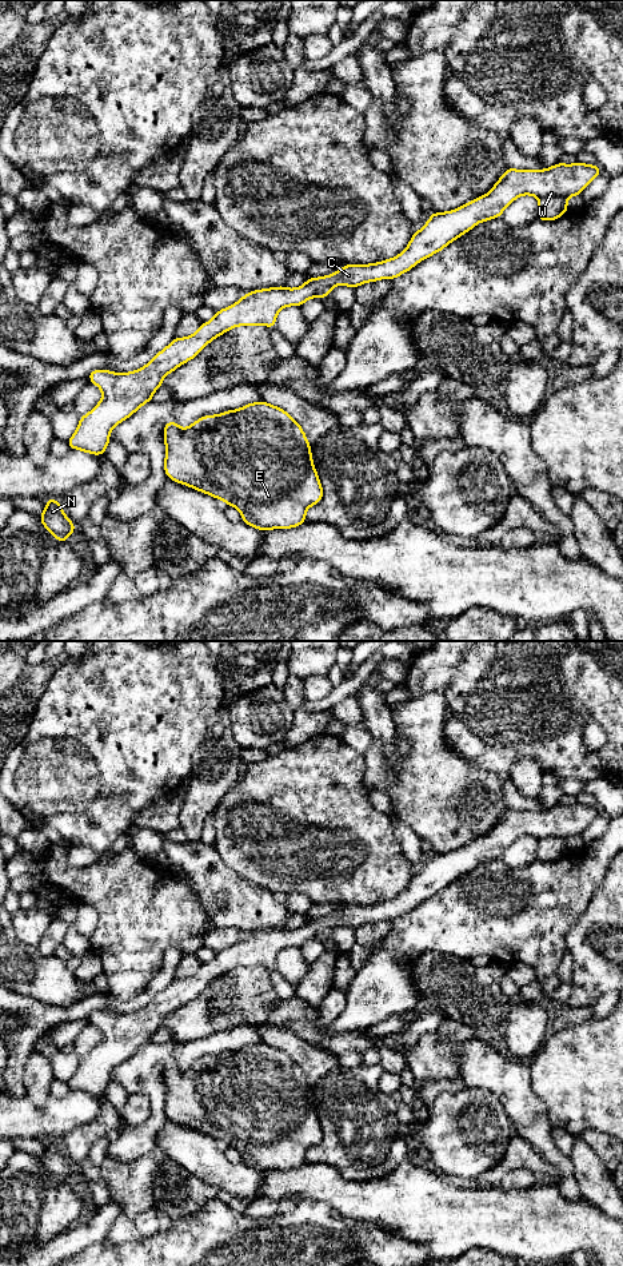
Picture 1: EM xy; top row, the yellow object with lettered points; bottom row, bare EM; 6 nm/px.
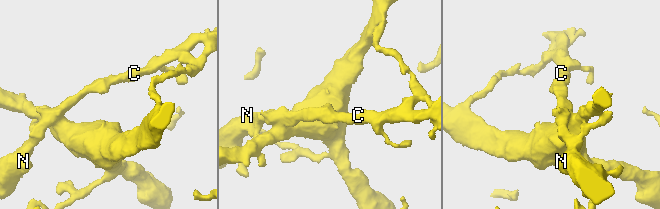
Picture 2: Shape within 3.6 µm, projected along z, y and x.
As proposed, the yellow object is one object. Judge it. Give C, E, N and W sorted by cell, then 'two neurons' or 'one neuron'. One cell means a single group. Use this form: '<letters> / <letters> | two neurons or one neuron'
C E N / W | two neurons

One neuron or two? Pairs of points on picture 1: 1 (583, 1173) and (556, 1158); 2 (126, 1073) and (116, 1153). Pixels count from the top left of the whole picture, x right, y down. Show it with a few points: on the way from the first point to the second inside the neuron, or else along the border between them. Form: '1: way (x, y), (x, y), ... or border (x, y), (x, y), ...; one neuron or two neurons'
1: border (567, 1157), (582, 1195); two neurons
2: way (148, 1090), (156, 1098), (156, 1119), (139, 1137); one neuron

